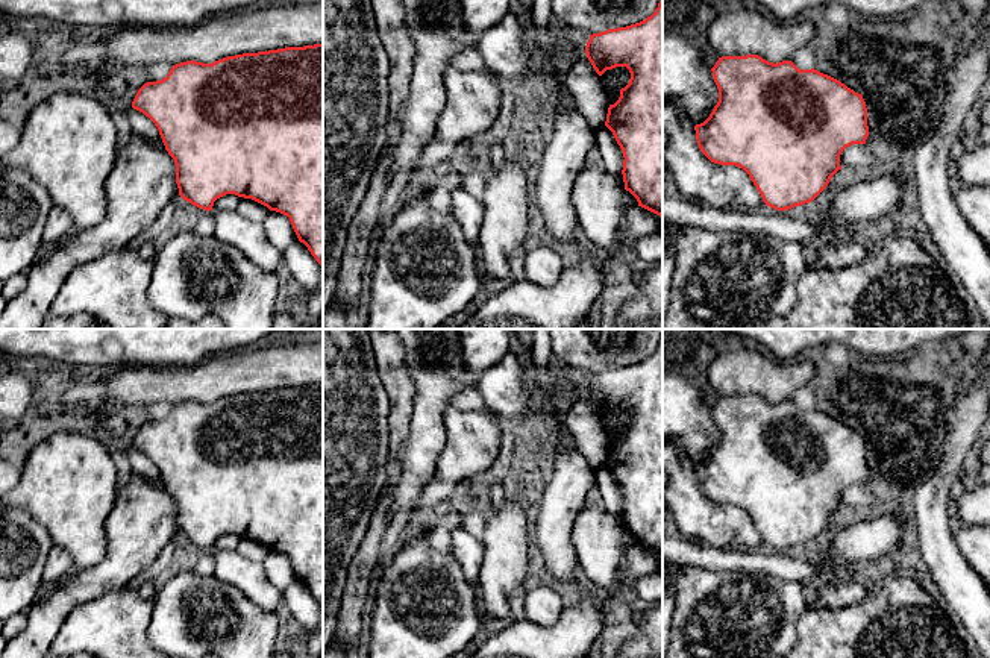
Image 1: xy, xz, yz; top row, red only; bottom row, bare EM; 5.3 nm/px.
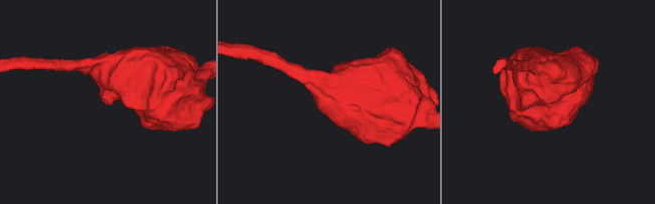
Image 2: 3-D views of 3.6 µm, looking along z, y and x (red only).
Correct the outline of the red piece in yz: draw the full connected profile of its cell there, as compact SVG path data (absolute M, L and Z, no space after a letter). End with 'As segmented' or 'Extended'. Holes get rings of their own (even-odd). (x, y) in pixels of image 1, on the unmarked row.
M758 394L722 396L711 411L719 441L710 456L694 465L697 485L711 502L743 508L763 541L776 550L813 541L841 509L841 491L852 484L866 484L869 465L863 435L828 414L799 409L791 400L773 403Z. As segmented

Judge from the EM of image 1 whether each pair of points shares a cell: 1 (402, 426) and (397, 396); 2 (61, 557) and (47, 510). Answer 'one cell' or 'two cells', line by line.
1: one cell
2: two cells

